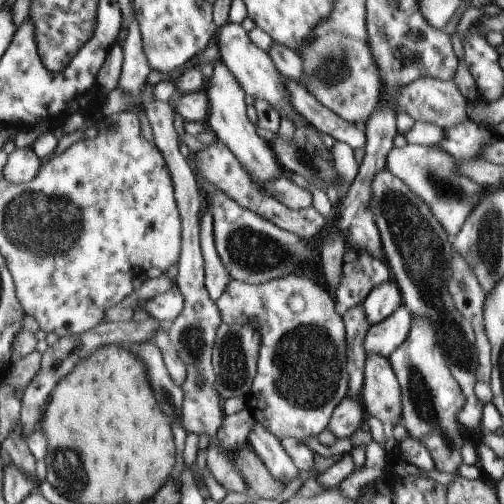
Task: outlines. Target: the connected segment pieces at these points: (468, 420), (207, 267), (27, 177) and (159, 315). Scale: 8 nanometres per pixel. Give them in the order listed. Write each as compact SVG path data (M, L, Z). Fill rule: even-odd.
M386 169L375 174L370 188L369 207L391 281L400 293L402 306L410 315L425 318L430 323L435 345L445 367L465 398L464 408L458 413L456 420L462 430L469 434L469 438L480 441L483 433L480 421L484 405L474 396L474 371L478 368L474 331L463 316L458 314L446 287L453 253L451 239L430 214L429 208Z
M207 206L201 218L201 252L203 252L203 270L205 270L205 286L211 295L211 300L216 301L232 280L225 264L217 252L215 242L215 218Z
M15 148L9 155L3 177L12 183L26 183L39 174L41 166L41 160L33 148Z
M179 285L175 286L173 290L155 296L153 300L149 300L146 304L135 304L135 309L144 308L150 318L161 321L165 324L171 324L176 318L181 316L182 310L185 308L185 297Z

